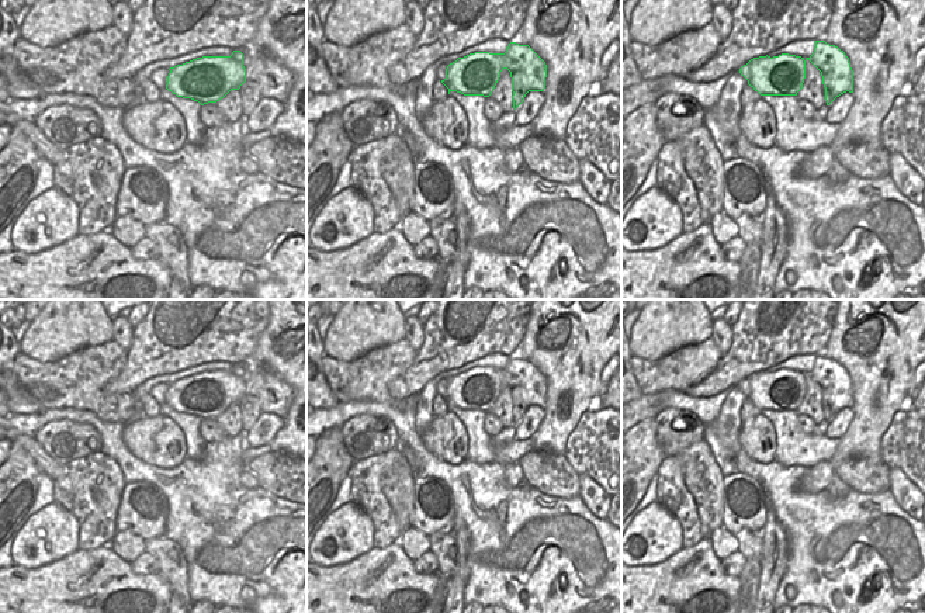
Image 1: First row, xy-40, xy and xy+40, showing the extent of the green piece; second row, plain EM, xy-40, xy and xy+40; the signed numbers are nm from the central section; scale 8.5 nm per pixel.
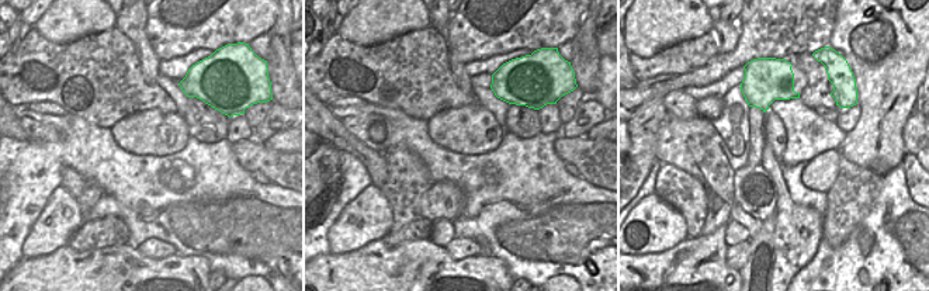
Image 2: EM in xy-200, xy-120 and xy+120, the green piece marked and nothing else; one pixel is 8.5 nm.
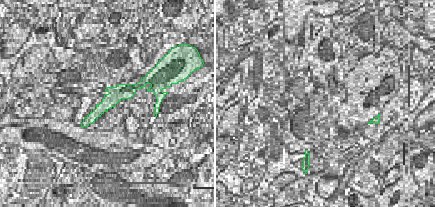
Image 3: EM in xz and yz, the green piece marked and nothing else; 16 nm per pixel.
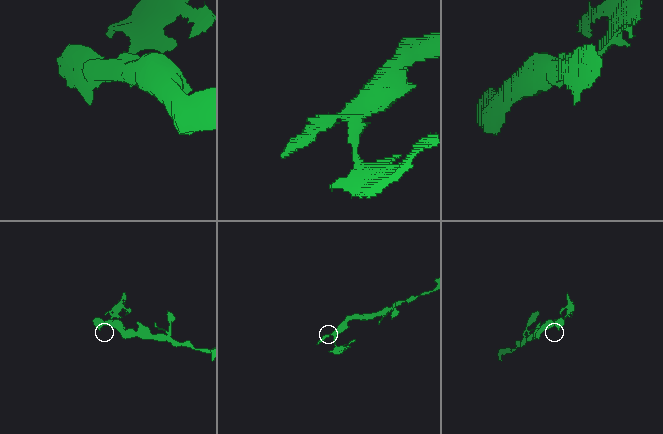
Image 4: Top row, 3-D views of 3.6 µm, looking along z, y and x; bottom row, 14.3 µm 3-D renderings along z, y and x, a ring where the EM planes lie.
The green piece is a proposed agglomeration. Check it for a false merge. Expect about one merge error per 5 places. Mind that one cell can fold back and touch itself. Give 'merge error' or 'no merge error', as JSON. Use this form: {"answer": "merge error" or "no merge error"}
{"answer": "no merge error"}

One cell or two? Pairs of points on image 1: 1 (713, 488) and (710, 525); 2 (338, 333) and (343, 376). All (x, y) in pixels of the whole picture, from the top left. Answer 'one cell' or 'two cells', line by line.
1: one cell
2: two cells

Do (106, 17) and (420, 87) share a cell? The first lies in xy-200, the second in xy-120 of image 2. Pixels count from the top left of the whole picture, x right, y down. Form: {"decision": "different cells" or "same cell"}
{"decision": "different cells"}

